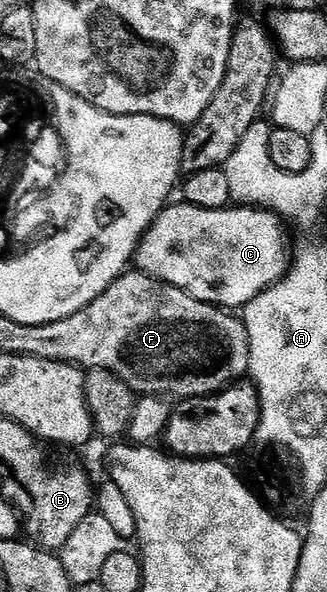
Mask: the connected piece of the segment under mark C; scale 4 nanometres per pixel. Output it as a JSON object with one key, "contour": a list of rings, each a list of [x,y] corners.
{"contour":[[[179,201],[176,207],[164,207],[144,235],[133,260],[134,266],[157,281],[189,293],[197,301],[212,303],[220,309],[246,307],[287,274],[289,251],[287,255],[287,231],[283,228],[284,220],[276,212],[250,205],[242,206],[232,205],[222,211],[209,211],[194,207],[192,203]]]}

